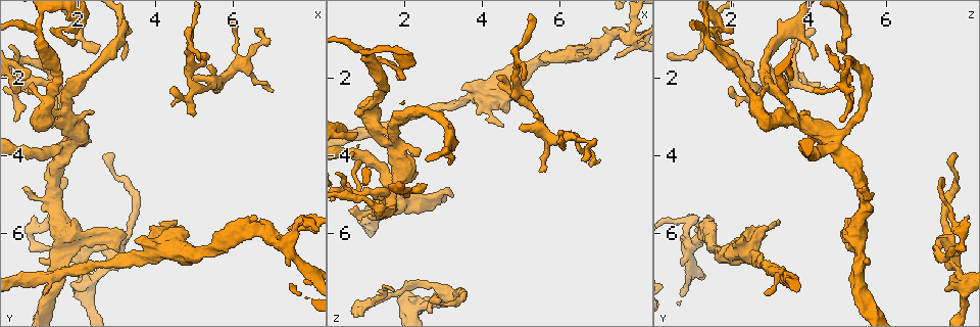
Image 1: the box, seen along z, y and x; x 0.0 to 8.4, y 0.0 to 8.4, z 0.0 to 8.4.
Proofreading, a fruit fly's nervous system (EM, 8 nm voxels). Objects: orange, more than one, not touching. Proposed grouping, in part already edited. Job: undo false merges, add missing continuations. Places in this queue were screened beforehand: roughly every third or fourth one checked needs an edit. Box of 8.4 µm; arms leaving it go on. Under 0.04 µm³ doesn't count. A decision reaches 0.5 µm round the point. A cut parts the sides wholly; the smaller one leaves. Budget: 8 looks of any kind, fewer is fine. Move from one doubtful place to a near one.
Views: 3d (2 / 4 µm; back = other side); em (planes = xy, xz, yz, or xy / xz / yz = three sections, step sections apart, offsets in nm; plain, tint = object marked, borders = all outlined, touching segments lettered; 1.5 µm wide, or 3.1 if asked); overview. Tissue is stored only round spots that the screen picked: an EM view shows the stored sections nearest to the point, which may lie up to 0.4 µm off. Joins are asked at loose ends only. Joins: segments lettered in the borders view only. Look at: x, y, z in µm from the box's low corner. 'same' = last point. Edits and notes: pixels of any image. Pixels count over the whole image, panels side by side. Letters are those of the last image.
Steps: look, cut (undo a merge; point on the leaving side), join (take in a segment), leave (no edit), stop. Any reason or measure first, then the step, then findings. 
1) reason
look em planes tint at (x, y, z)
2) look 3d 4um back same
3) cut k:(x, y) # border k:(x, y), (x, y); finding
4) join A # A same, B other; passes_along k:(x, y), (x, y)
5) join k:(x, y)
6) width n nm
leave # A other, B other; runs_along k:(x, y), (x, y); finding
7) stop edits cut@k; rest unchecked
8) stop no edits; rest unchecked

branch stops here
look 3d 2um at (7.40, 5.85, 1.55)

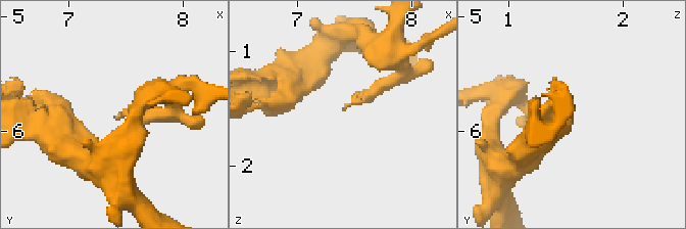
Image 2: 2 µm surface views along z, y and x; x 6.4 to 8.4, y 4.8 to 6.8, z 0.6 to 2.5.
look em xy step 8 borders at (7.42, 5.88, 1.50)

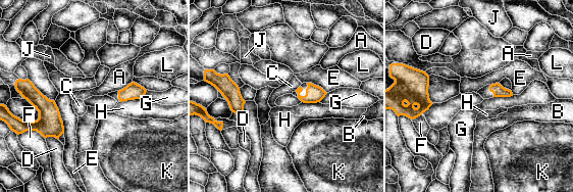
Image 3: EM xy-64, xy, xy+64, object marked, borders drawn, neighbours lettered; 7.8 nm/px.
leave # A other, B other, C other, D other, E other, F other, G other, H other, J other, K other, L other; border 3:(513, 95), (493, 97); none of them fits

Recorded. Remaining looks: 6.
an open end
look 3d 2um back at (5.00, 2.95, 2.55)

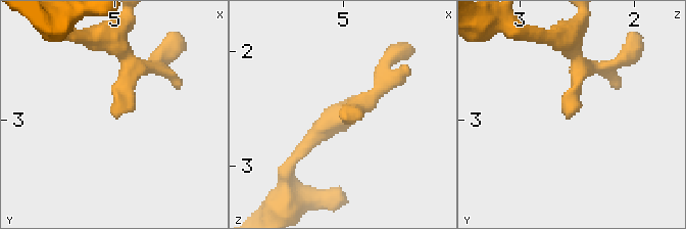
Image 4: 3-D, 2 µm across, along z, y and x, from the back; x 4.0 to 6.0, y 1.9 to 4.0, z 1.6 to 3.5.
shape alone is not enough
look em planes borders at (5.00, 2.94, 2.58)

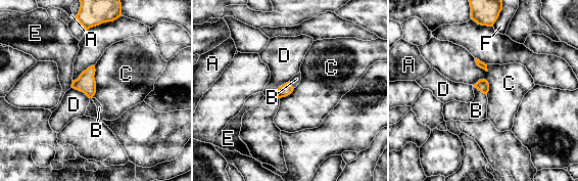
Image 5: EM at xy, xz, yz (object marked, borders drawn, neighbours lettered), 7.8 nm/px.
longest_contact C 260 nm
join B # A other, B same, C other, D other, E other, F other; the neuron continues

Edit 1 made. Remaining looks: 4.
look 3d 2um at (3.15, 1.45, 4.10)

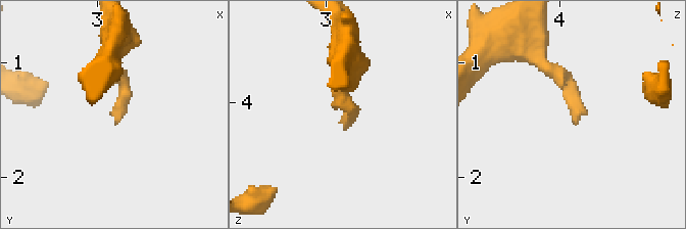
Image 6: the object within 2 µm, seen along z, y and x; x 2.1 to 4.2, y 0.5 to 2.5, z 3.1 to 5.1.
shape alone is not enough
look em planes tint at (3.14, 1.52, 4.16)

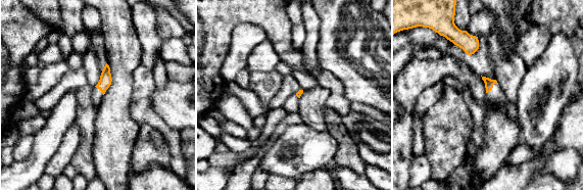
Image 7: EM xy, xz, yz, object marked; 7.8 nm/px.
look em planes borders same

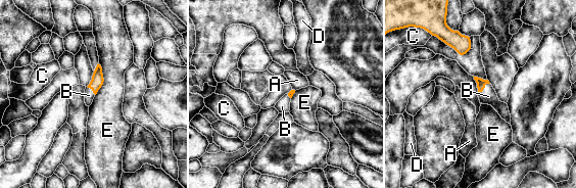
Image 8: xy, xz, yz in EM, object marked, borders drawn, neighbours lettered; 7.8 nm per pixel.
longest_contact E 260 nm
join B # A other, B same, C other, D other, E other; the neuron continues

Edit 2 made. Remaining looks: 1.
stop edits join@5, join@8; rest unchecked

